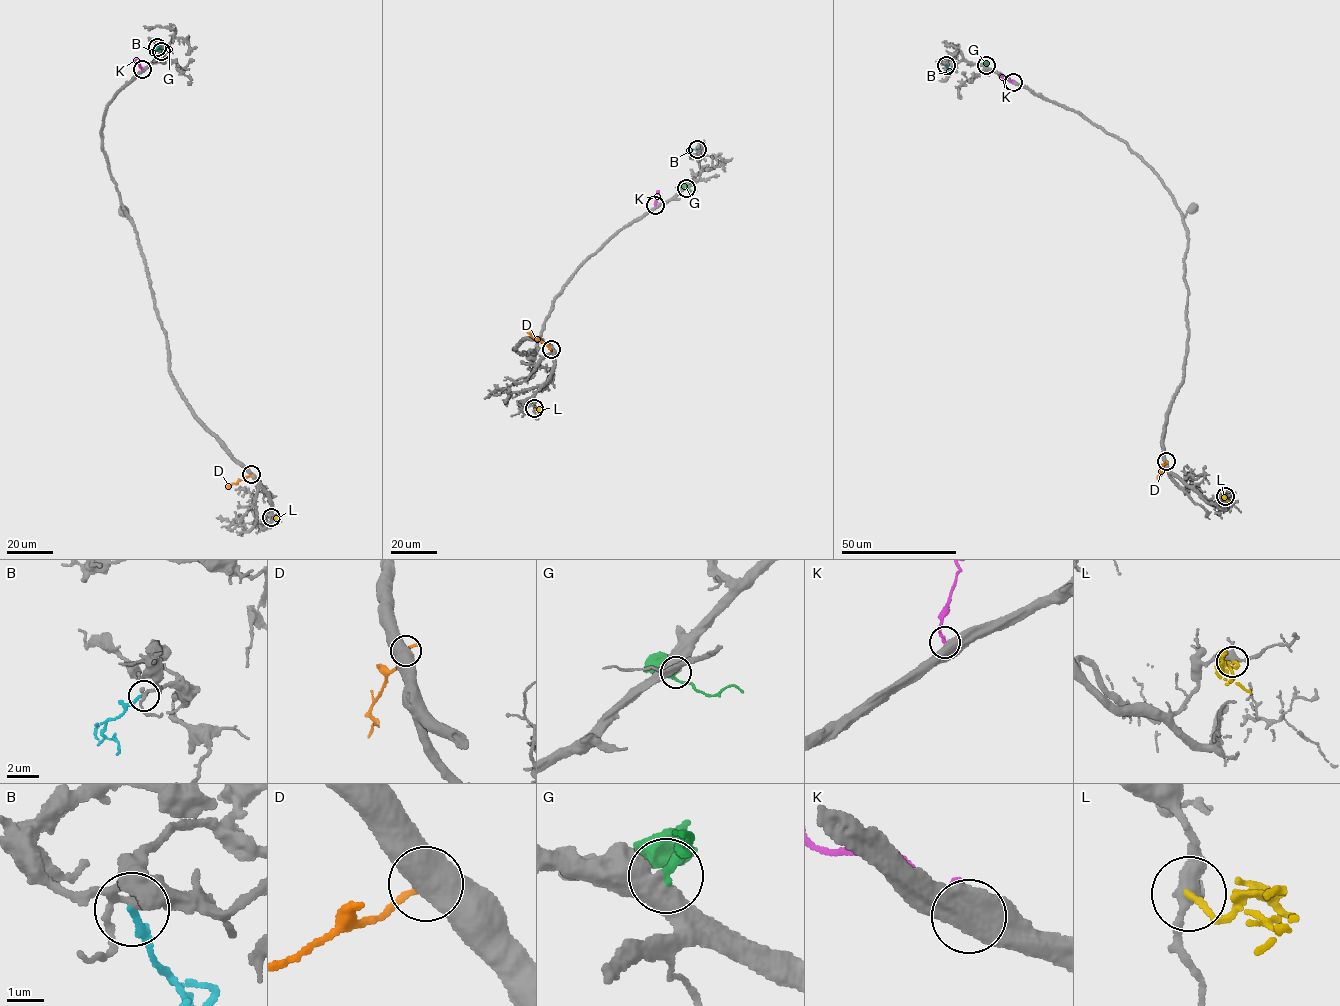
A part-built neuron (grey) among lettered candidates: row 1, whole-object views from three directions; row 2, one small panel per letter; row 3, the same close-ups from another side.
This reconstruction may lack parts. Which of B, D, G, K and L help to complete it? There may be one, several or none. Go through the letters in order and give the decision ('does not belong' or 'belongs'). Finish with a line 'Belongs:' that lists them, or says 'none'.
B: does not belong
D: does not belong
G: does not belong
K: belongs
L: does not belong
Belongs: K

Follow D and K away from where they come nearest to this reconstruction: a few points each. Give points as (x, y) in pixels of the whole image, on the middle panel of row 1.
D: (551, 349), (527, 331)
K: (656, 205), (659, 191)

